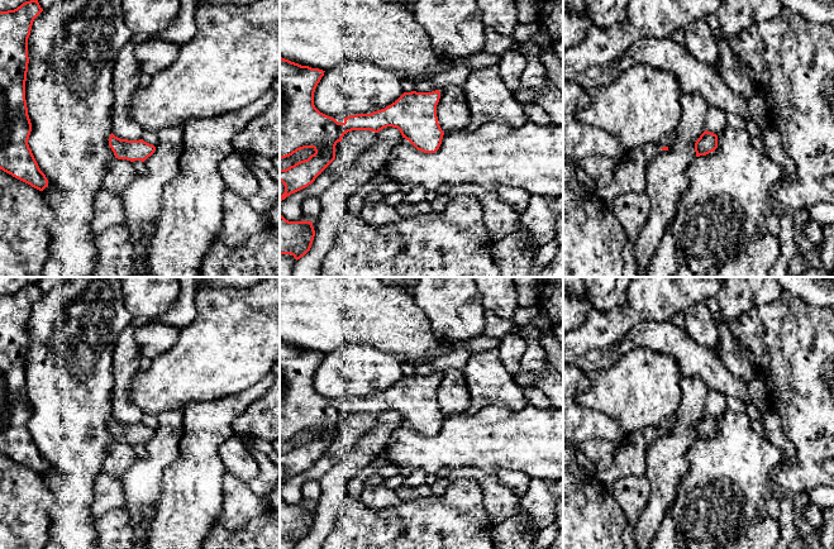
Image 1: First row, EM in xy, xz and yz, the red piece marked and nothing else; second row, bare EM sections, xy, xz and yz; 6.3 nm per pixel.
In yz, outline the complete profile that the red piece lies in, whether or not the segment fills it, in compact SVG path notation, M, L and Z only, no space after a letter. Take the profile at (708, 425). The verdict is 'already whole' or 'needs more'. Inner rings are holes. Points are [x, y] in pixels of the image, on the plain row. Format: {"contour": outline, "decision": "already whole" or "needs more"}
{"contour": "M705 414L695 426L696 440L706 439L718 431L718 419Z", "decision": "already whole"}

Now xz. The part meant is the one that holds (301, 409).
{"contour": "M280 340L280 443L300 433L315 434L308 443L280 453L285 476L280 486L309 468L335 443L335 429L345 416L397 411L418 434L435 436L444 419L437 388L440 374L404 376L395 386L371 397L357 397L338 406L314 388L314 376L323 353L301 349Z", "decision": "already whole"}

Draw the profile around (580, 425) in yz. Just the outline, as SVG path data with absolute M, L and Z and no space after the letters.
M575 397L563 398L563 441L580 445L592 439L620 444L625 433L616 420L583 409Z

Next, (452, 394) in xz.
M449 368L440 373L437 400L444 416L467 411L471 398L463 371Z

